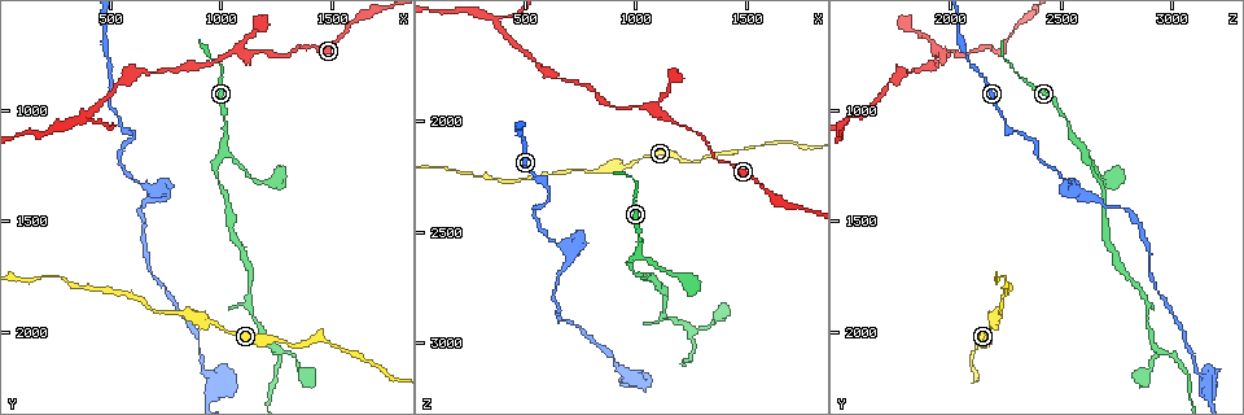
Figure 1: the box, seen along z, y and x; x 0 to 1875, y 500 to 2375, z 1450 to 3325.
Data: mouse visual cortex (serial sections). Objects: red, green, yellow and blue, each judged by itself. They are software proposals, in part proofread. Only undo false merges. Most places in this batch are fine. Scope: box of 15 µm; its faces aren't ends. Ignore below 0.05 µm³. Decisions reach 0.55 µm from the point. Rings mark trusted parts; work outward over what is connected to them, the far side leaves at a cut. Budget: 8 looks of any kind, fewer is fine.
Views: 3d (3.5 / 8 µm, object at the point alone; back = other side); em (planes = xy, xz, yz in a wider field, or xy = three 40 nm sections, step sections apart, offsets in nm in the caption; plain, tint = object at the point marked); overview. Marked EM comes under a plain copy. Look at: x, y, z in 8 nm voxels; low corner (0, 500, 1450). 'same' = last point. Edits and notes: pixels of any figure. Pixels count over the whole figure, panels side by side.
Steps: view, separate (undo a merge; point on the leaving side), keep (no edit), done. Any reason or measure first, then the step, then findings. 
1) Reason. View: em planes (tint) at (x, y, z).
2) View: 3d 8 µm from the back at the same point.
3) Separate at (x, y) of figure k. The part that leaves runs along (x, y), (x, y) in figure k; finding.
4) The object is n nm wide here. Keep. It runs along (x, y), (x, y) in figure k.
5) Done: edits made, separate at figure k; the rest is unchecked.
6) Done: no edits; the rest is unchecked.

Calibre changes. View: 3d 8 µm from the back at (840, 1920, 2210).

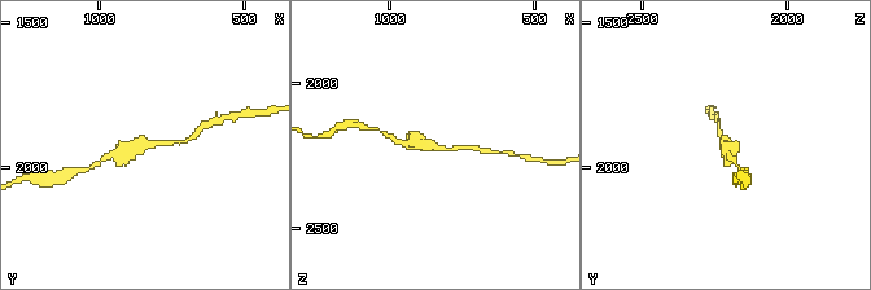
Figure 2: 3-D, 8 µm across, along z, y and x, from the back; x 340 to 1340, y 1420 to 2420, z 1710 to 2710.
The arms are 150, 350 nm wide; need the tissue. View: em xy step 2 (tint) at (850, 1910, 2220).

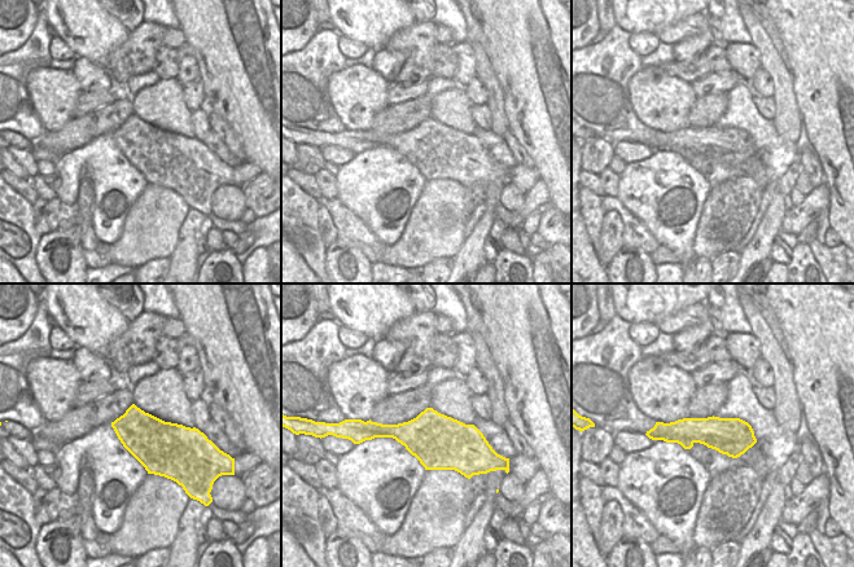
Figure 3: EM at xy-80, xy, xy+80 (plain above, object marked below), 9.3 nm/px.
The object is 500 nm wide here. Keep. It runs along (113, 154), (139, 143), (184, 141) in figure 2; all the same cell.

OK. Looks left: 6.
Branch point. View: em xy step 2 (tint) at (690, 1350, 2570).

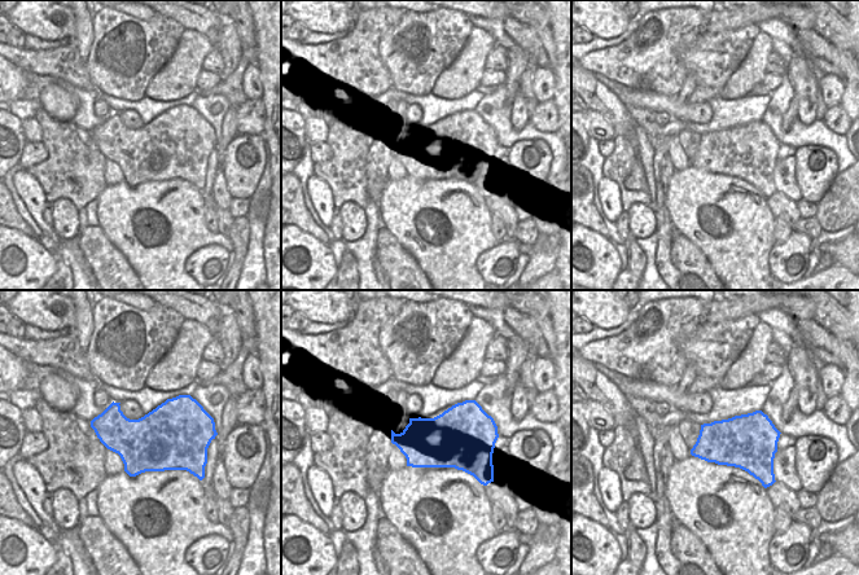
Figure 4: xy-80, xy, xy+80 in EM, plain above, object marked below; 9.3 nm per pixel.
View: 3d 3.5 µm at the same point.

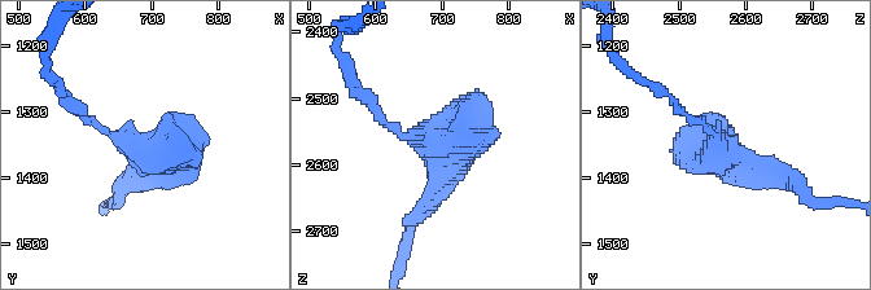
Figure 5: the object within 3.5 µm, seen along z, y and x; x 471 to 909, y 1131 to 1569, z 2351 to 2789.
The object is 550 nm wide here. Keep. It runs along (687, 115), (717, 148), (797, 184) in figure 5; one cell here.

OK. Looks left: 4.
Three-way junction. View: 3d 3.5 µm at (1020, 1190, 2600).

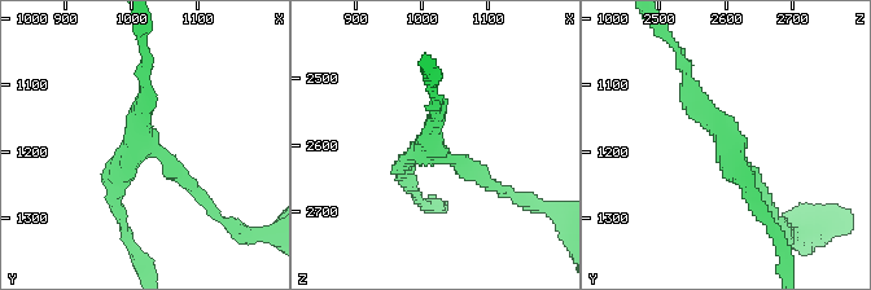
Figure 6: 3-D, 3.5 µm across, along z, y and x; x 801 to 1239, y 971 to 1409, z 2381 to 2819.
3 arms meet here; the arms are 150, 200, 200 nm wide; need the tissue. View: em xy step 5 (tint) at (1010, 1190, 2610).

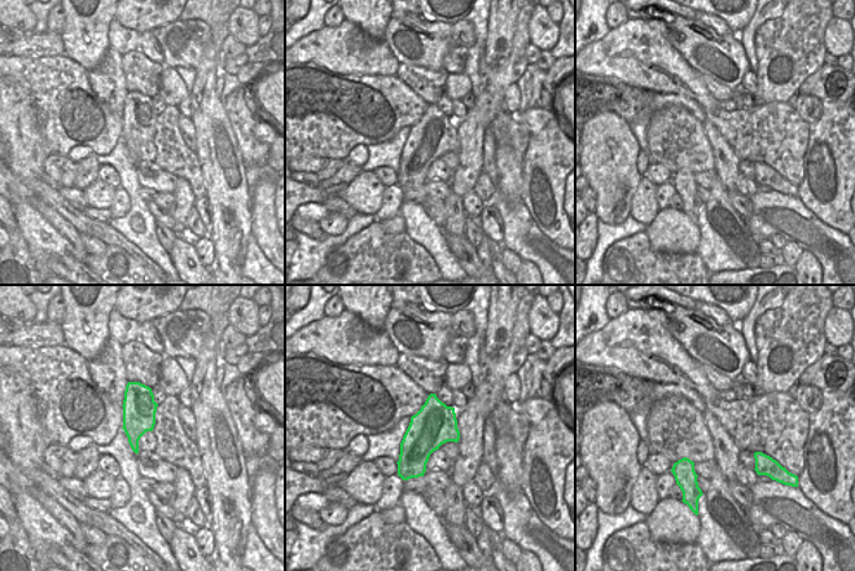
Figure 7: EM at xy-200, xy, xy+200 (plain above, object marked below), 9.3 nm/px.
Keep. It runs along (687, 71), (767, 214) in figure 6; all the same cell.

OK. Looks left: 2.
Done: no edits; the rest is unchecked.

